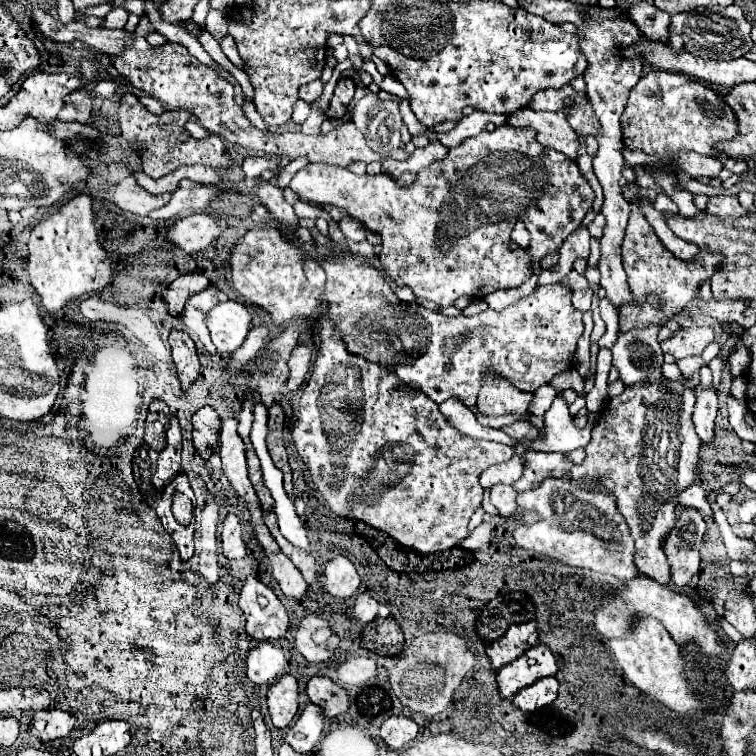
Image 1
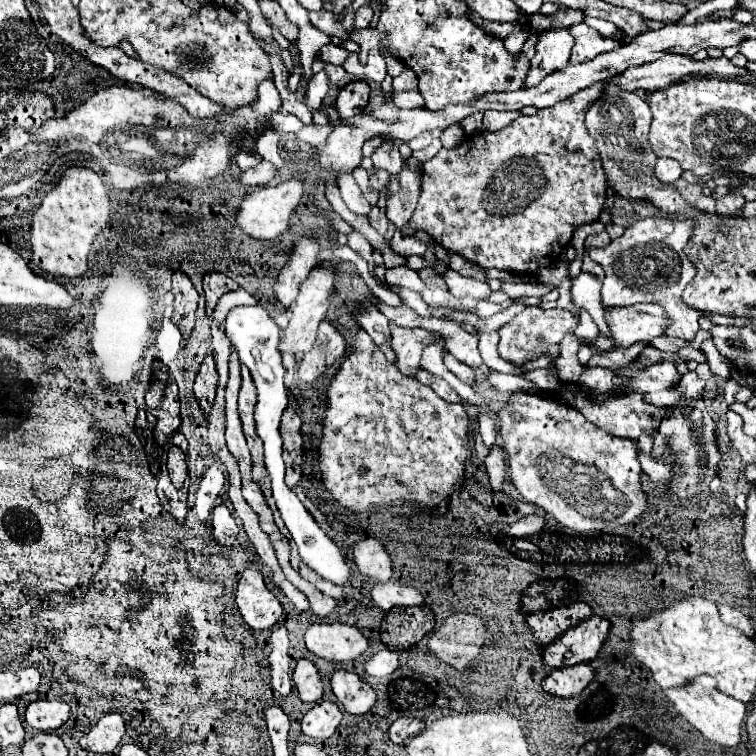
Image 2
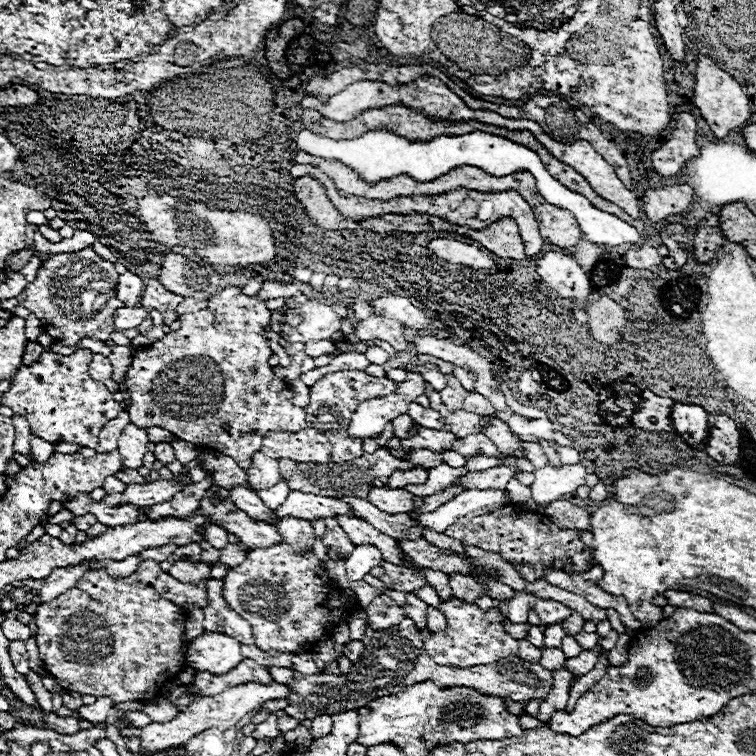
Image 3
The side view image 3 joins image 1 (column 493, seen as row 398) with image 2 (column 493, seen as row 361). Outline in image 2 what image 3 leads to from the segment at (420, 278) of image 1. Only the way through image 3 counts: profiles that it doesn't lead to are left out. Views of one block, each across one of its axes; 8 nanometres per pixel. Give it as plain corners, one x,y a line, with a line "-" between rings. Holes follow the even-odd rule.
666,54
660,60
642,64
640,68
628,68
620,76
606,78
590,88
576,92
570,100
562,100
550,108
538,110
534,116
520,116
500,132
476,132
460,146
448,150
442,148
432,160
422,166
422,192
418,206
404,226
404,234
414,230
426,230
440,246
454,250
466,260
478,262
482,268
496,268
506,272
538,272
544,266
556,262
568,246
576,228
592,224
604,208
606,200
606,174
602,172
602,160
596,150
596,140
586,132
584,114
608,82
618,82
626,90
644,88
648,92
676,84
688,76
716,76
742,80
750,72
748,68
734,66
728,58
694,60
692,56

